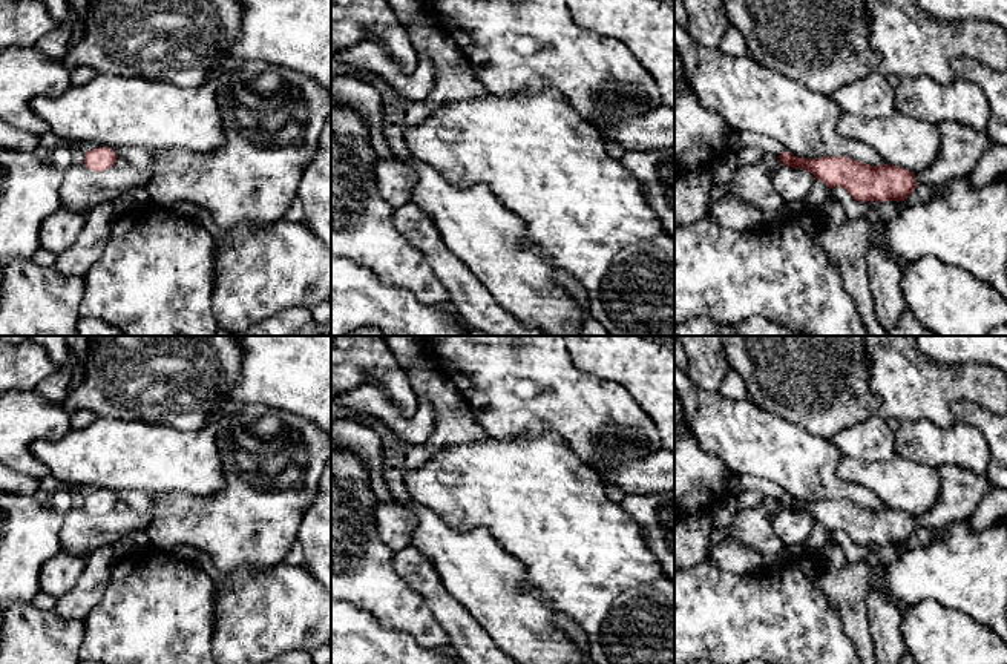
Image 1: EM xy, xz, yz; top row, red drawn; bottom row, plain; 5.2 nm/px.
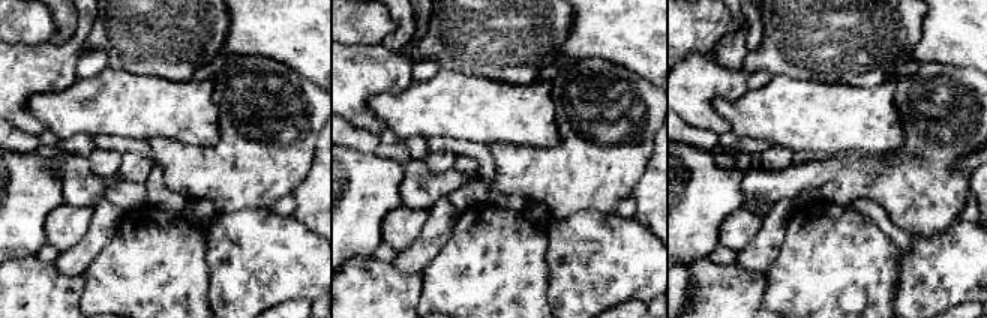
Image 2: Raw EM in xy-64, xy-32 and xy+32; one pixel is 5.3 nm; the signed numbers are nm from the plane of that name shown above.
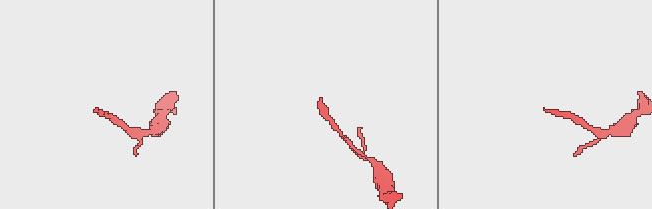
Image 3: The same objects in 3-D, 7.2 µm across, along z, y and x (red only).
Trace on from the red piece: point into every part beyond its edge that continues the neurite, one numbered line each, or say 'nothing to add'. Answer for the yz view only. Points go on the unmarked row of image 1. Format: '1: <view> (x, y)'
1: yz (753, 528)

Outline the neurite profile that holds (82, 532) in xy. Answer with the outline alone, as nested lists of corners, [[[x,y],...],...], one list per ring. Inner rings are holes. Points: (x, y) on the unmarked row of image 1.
[[[71,508],[60,531],[63,552],[86,558],[101,546],[113,546],[129,534],[146,531],[152,520],[152,514],[132,508],[112,509],[104,515],[93,515],[84,508]]]

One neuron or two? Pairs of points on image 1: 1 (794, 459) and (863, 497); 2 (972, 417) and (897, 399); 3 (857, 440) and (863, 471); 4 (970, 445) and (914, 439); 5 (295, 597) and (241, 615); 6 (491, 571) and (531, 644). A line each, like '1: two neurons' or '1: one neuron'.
1: one neuron
2: two neurons
3: two neurons
4: one neuron
5: one neuron
6: one neuron

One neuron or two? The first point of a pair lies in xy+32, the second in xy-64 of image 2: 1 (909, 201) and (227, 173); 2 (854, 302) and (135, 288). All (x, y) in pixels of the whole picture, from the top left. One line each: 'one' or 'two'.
1: one
2: one

